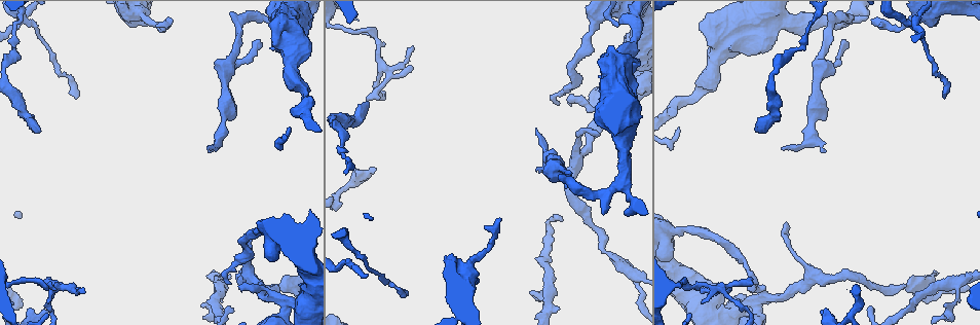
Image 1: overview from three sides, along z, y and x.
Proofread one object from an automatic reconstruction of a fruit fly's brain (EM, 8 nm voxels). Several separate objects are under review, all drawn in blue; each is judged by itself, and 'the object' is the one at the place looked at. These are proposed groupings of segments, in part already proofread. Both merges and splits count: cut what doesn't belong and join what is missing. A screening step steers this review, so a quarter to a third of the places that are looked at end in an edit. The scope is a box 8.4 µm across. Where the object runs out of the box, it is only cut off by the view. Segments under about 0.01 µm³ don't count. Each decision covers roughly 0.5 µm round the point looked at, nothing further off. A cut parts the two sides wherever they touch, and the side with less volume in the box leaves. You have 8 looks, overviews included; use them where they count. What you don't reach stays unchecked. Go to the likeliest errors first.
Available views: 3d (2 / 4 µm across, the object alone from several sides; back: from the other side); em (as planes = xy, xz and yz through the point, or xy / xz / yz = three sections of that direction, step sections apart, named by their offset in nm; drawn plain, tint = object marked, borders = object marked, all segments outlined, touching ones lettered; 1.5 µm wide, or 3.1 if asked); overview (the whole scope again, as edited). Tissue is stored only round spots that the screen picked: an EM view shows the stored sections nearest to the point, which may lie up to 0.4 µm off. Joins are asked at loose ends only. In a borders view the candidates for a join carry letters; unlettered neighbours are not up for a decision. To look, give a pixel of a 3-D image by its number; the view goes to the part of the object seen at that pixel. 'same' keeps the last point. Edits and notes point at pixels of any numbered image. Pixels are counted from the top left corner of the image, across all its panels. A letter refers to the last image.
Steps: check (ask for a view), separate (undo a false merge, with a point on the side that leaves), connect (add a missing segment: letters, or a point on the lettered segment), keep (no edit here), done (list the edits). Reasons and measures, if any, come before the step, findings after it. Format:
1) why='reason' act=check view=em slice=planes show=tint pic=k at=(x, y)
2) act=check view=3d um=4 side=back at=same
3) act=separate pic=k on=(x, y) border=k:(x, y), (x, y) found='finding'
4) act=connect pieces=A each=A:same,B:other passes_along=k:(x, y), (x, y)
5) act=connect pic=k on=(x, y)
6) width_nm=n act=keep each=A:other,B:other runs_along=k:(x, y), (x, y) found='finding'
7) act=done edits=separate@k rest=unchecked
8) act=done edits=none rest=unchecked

why='abrupt turn' act=check view=em slice=yz step=4 show=tint pic=1 at=(920, 287)

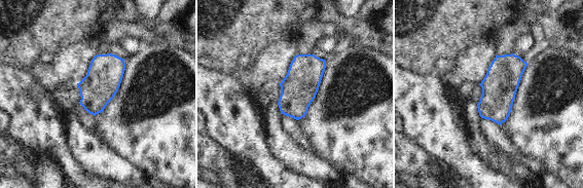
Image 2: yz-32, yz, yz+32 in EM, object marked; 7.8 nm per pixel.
why='cut it another way' act=check view=em slice=planes show=borders at=same

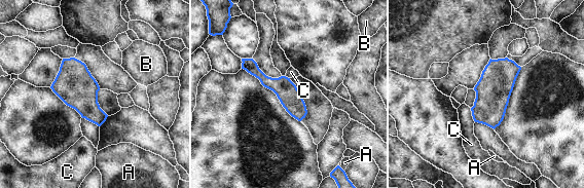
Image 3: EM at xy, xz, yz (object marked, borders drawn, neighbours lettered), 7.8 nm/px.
act=keep each=A:other,B:other,C:other border=3:(470, 108), (472, 118), (475, 121) found='continuous, no second neuron'

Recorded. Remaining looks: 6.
why='branch stops here' act=check view=em slice=planes show=borders pic=1 at=(171, 21)

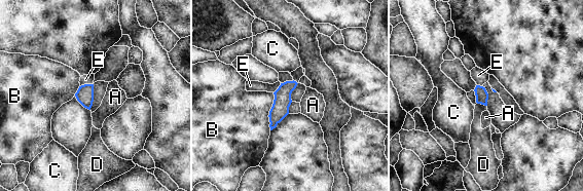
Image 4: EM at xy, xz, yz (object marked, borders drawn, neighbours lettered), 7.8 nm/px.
width_nm=100 act=keep each=A:other,B:other,C:other,D:other,E:other runs_along=4:(293, 83), (283, 93), (272, 125) found='no lettered segment goes on from it'

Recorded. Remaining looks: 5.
why='free end' act=check view=3d um=4 pic=1 at=(867, 17)

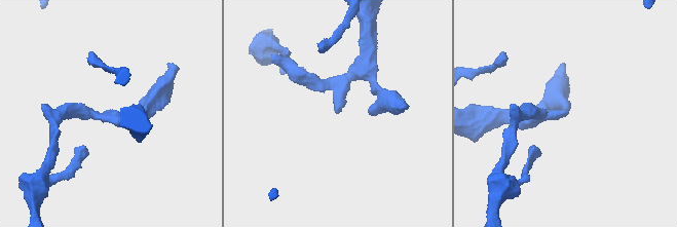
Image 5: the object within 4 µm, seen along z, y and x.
act=check view=em slice=planes show=tint pic=5 at=(567, 114)

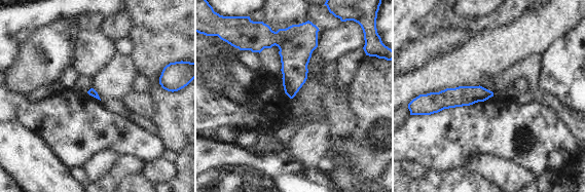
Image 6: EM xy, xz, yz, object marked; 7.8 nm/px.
why='see the neighbours' act=check view=em slice=planes show=borders at=same

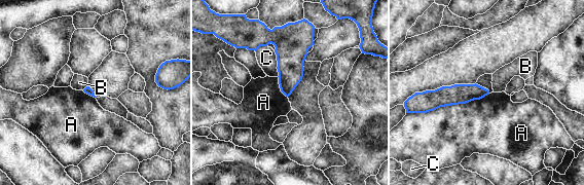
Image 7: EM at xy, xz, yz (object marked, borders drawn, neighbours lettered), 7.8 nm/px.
act=keep each=A:other,B:other,C:other border=7:(489, 94), (418, 113) found='no lettered segment goes on from it'

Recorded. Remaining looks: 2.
act=done edits=none rest=unchecked

